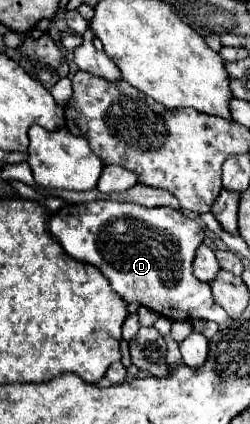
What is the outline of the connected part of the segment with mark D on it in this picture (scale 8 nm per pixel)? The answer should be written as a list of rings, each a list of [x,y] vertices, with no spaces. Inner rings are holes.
[[[92,201],[92,203],[78,203],[78,205],[64,205],[58,213],[50,219],[50,231],[62,245],[62,249],[86,263],[94,263],[104,277],[110,281],[112,289],[126,301],[126,303],[140,303],[146,305],[160,315],[168,317],[170,321],[196,321],[208,319],[218,325],[228,321],[228,315],[220,305],[214,305],[214,295],[210,285],[196,279],[192,273],[192,263],[196,249],[204,239],[202,227],[186,217],[182,211],[172,207],[144,207],[128,201]]]

